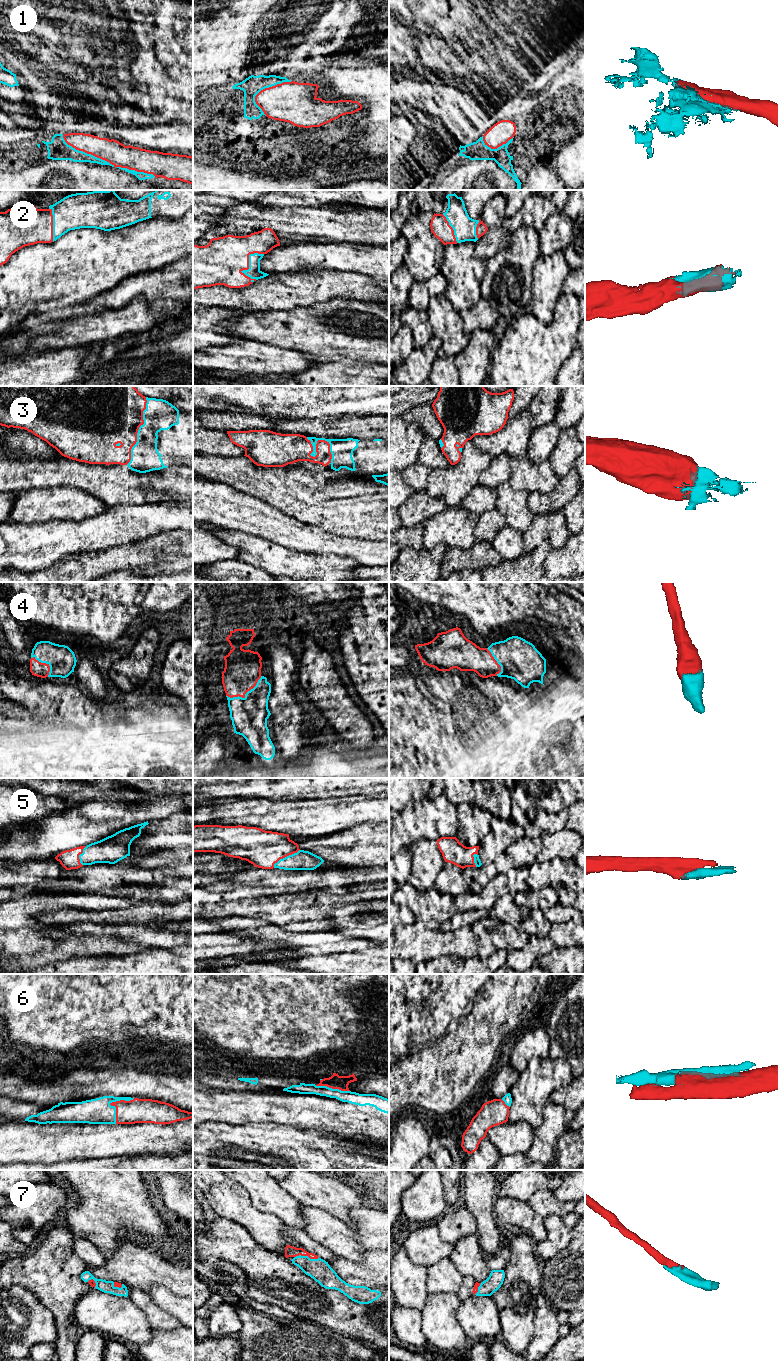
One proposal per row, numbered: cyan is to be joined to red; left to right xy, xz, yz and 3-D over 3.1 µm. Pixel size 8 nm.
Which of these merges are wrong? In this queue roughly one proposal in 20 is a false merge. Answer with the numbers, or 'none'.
none

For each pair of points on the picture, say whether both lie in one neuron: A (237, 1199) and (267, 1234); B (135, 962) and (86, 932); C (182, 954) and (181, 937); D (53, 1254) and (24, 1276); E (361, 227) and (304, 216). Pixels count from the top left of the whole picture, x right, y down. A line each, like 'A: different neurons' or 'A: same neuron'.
A: same neuron
B: different neurons
C: different neurons
D: same neuron
E: same neuron

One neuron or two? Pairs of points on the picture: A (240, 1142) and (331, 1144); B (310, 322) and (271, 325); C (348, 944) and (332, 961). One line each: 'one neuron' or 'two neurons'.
A: one neuron
B: one neuron
C: one neuron

